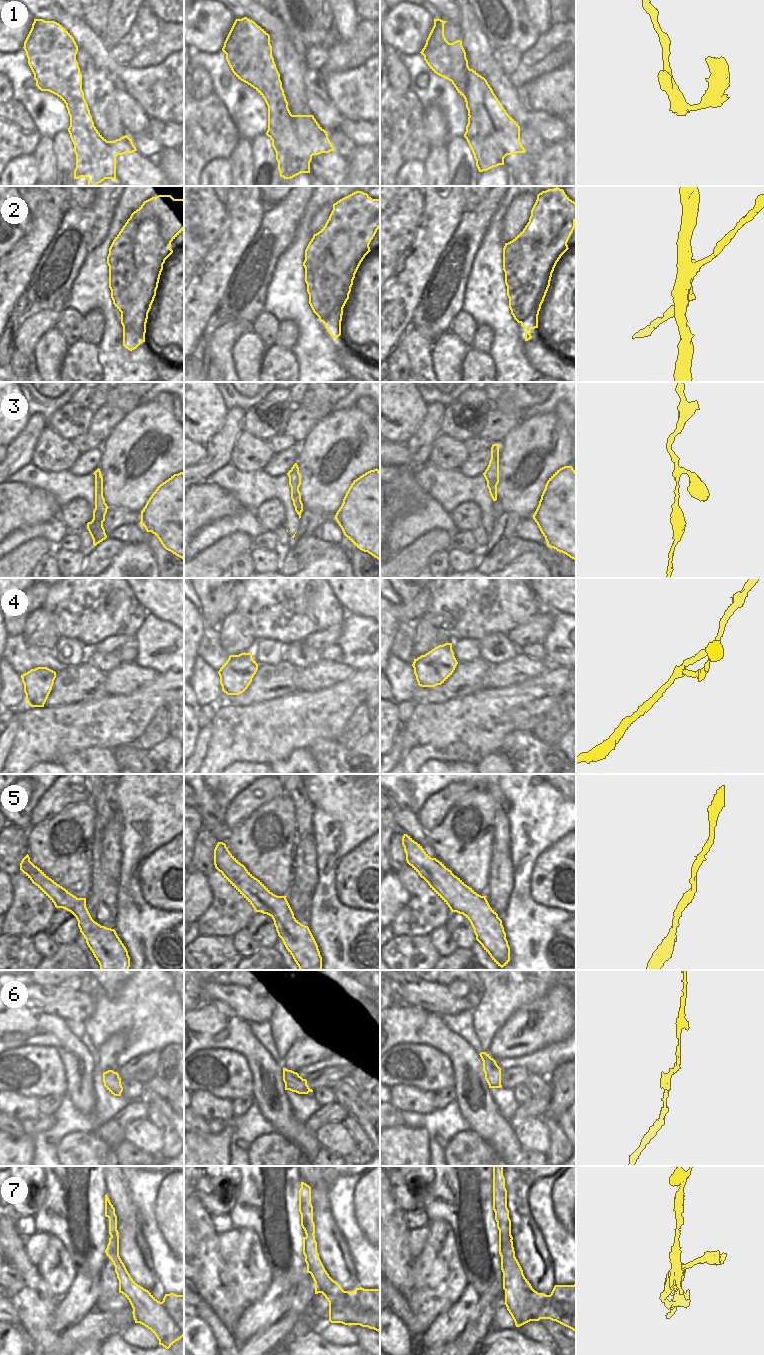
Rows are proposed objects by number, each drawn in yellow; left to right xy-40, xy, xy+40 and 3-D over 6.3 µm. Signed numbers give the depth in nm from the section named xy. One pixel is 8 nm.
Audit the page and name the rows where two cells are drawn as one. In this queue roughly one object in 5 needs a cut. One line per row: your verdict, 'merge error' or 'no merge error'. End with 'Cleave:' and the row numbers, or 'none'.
1: merge error
2: merge error
3: no merge error
4: no merge error
5: no merge error
6: no merge error
7: merge error
Cleave: 1, 2, 7

